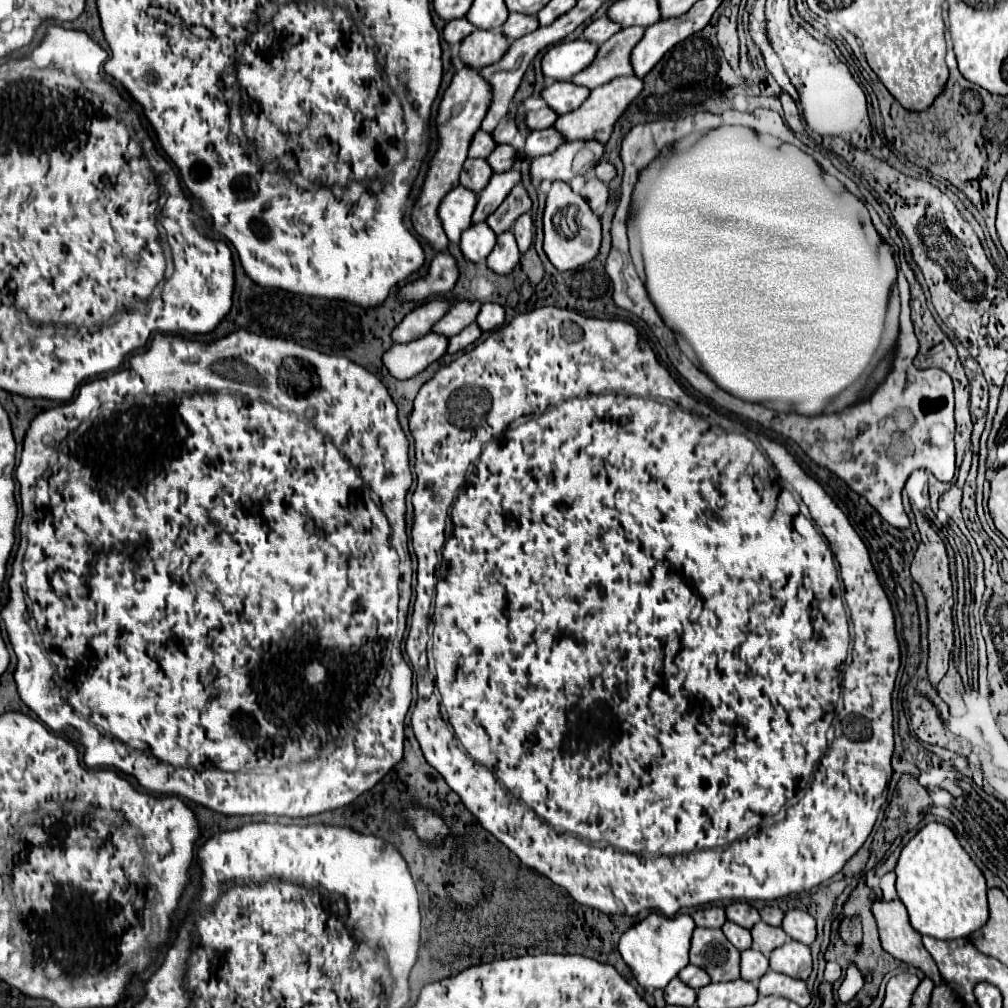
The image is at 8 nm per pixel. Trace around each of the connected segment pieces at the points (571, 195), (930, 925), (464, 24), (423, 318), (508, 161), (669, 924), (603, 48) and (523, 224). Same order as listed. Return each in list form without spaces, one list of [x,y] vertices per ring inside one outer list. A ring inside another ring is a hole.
[[[554,181],[548,195],[546,195],[546,209],[544,209],[544,253],[548,255],[550,263],[558,271],[568,271],[592,261],[598,255],[600,239],[602,239],[600,217],[588,207],[586,199],[570,189],[564,181]]]
[[[926,823],[902,849],[896,863],[896,893],[908,909],[910,925],[936,939],[968,937],[988,921],[986,879],[954,833],[942,823]]]
[[[464,17],[462,19],[452,19],[450,23],[444,25],[444,31],[442,31],[442,37],[444,41],[450,45],[450,47],[456,47],[460,45],[460,41],[474,31],[474,25],[470,25]]]
[[[428,301],[420,307],[416,307],[414,311],[410,311],[392,331],[392,341],[394,343],[410,343],[414,339],[420,339],[422,335],[432,331],[434,321],[438,321],[442,317],[442,313],[446,313],[450,307],[448,301]]]
[[[498,145],[486,161],[494,173],[504,173],[516,163],[516,149],[510,145]]]
[[[650,913],[644,921],[630,927],[618,943],[618,951],[624,963],[630,967],[632,975],[644,989],[664,989],[680,969],[688,965],[688,951],[690,951],[690,937],[694,931],[694,921],[690,915],[674,915],[664,917],[658,913]]]
[[[628,27],[618,31],[614,37],[610,37],[598,47],[594,61],[586,69],[576,73],[572,77],[572,83],[586,89],[596,89],[604,83],[610,83],[616,77],[634,75],[630,65],[630,51],[642,39],[642,35],[642,27]]]
[[[524,213],[522,217],[518,217],[518,221],[514,223],[514,237],[516,237],[520,253],[526,253],[526,249],[532,243],[532,237],[534,237],[534,233],[532,233],[532,215],[530,213]]]

